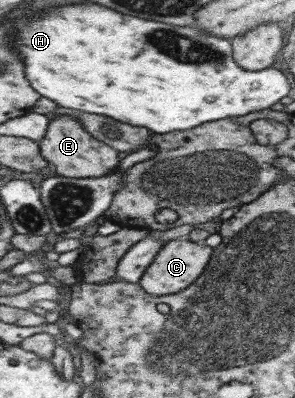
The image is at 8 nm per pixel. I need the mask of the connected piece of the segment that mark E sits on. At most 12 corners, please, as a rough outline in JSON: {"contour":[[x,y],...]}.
{"contour":[[79,118],[53,119],[43,156],[68,178],[118,171],[120,151]]}

